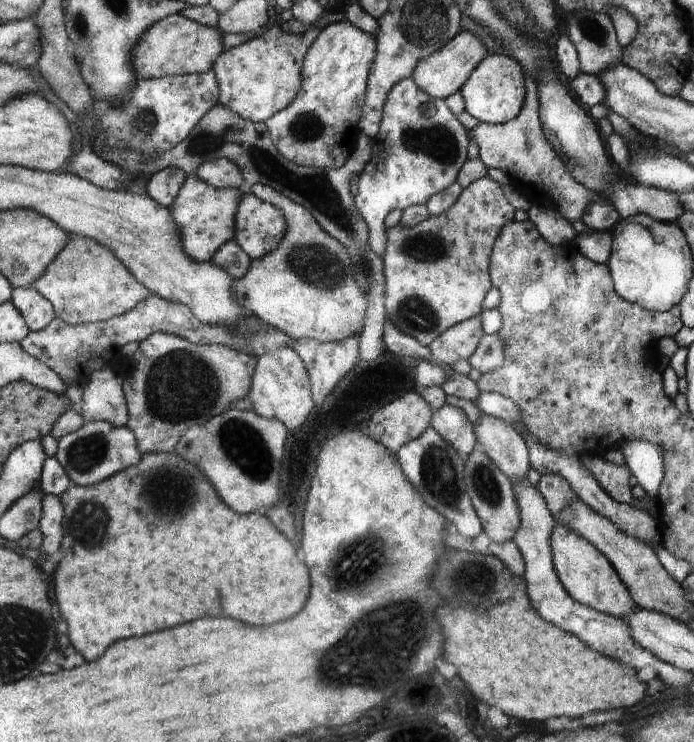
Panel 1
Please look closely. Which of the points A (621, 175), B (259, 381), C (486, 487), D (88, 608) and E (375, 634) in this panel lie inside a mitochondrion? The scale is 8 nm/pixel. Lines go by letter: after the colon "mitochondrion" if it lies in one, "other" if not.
A: other
B: other
C: mitochondrion
D: other
E: mitochondrion

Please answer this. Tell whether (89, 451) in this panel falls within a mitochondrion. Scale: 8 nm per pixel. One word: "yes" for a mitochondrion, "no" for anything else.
yes

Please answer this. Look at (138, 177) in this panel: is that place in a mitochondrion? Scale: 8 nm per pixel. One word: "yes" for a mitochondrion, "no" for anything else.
no

